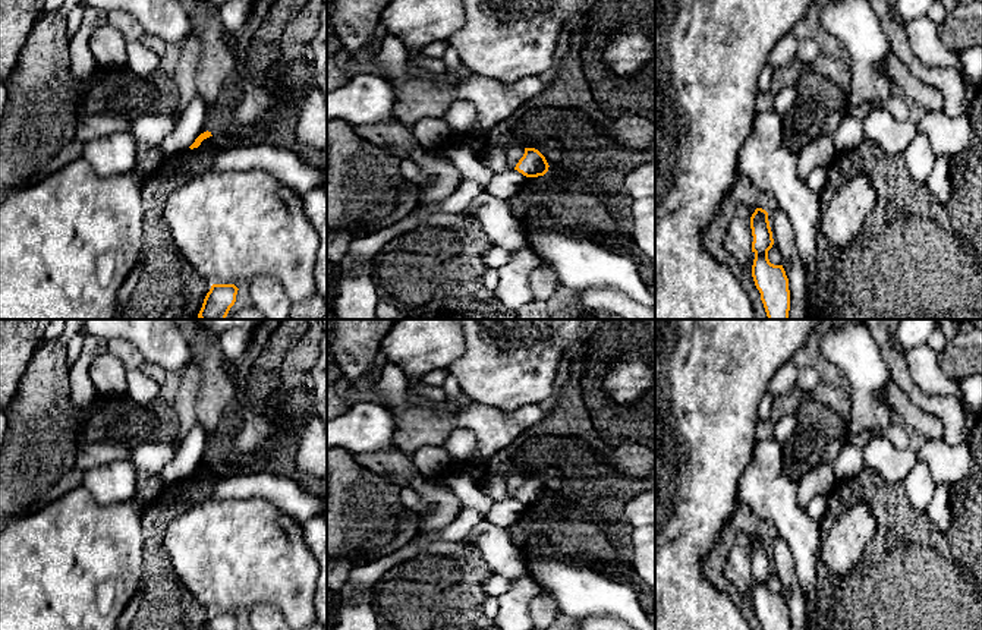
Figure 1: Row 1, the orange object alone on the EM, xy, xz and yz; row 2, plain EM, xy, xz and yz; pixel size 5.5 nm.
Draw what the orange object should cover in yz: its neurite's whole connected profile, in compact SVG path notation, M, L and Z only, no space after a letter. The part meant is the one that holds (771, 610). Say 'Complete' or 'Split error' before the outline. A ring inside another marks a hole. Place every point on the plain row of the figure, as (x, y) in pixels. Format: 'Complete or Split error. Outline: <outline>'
Complete. Outline: M756 536L750 545L752 580L755 582L752 605L761 621L762 630L790 630L789 607L783 593L774 593L768 588L768 579L774 573L768 541Z

